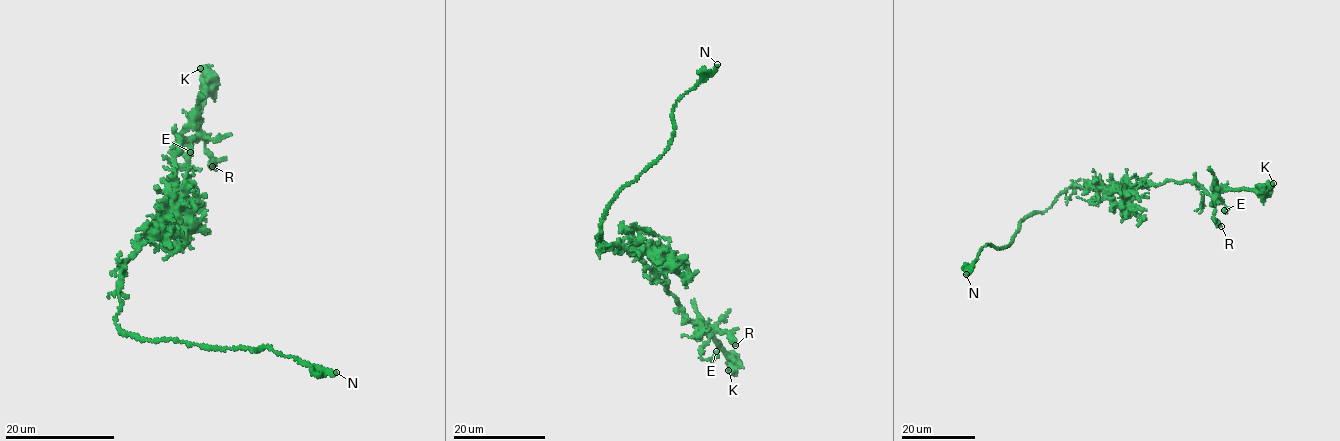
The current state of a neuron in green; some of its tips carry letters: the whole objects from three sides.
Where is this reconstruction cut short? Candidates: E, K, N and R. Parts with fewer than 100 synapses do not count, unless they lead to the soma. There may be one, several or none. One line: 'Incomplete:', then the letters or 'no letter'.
Incomplete: N

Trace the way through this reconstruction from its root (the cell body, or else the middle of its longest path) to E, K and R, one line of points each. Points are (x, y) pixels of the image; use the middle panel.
E: (604, 242), (638, 254), (681, 311), (708, 330), (702, 358), (716, 351)
K: (604, 242), (638, 254), (639, 260), (675, 297), (681, 311), (709, 329), (710, 337), (732, 366), (728, 370)
R: (604, 242), (638, 254), (639, 260), (675, 297), (681, 311), (691, 321), (728, 333), (735, 345)

